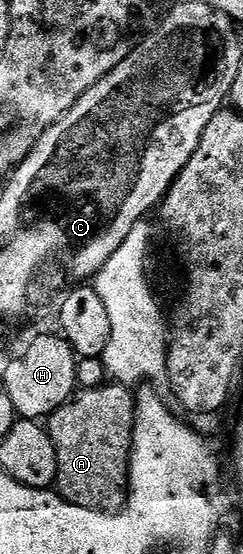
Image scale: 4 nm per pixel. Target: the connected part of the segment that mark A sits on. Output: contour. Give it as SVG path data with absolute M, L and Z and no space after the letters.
M105 382L99 388L77 391L72 399L47 417L48 436L58 454L55 491L72 504L90 512L106 512L123 508L128 499L128 470L132 462L132 431L136 421L136 398L131 387Z

